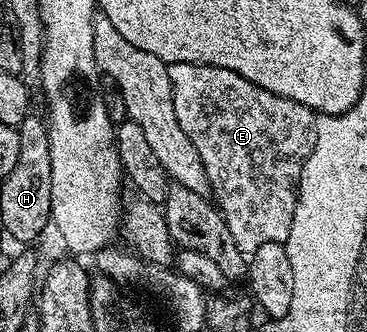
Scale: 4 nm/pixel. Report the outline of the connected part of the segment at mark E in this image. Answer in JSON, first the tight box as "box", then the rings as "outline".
{"box":[168,62,317,256],"outline":[[[173,62],[168,66],[168,75],[174,96],[174,116],[178,116],[182,132],[198,148],[198,156],[202,156],[211,197],[224,215],[234,244],[238,244],[245,256],[250,256],[262,244],[287,242],[302,168],[310,152],[314,152],[317,115],[304,104],[266,92],[266,88],[246,80],[246,76],[238,76],[238,72],[230,72],[230,68]]]}

